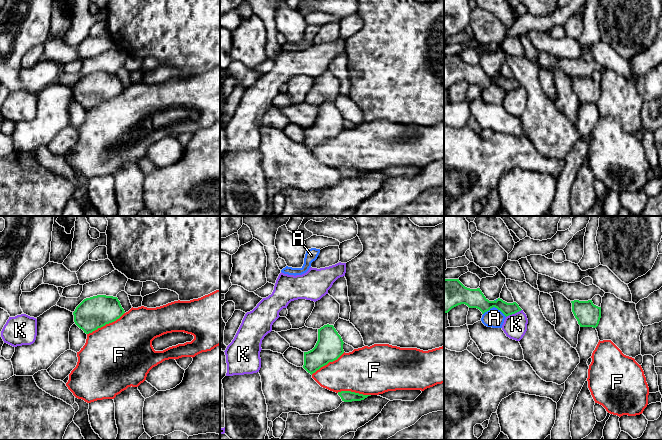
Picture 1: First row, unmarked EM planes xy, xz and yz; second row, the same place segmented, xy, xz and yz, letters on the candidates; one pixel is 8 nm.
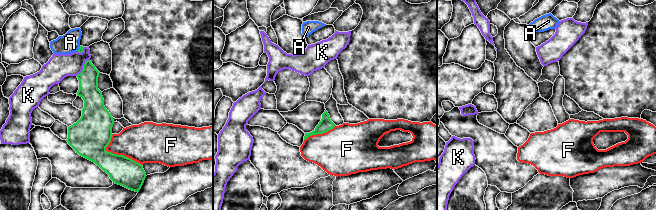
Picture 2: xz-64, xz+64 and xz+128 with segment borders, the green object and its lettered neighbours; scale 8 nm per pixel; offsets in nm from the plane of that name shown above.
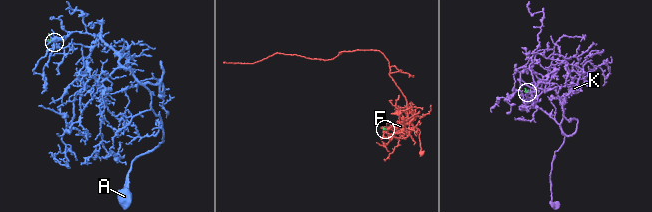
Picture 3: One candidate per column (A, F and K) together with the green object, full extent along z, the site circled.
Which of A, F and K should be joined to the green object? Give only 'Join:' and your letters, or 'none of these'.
Join: none of these

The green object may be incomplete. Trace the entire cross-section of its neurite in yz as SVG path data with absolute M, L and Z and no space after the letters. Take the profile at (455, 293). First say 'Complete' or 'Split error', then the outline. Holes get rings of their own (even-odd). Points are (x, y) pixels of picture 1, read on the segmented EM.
Complete. M444 279L444 313L461 304L477 308L482 314L495 307L506 317L522 310L516 302L507 303L500 298L489 301L480 288L467 288L459 279Z

